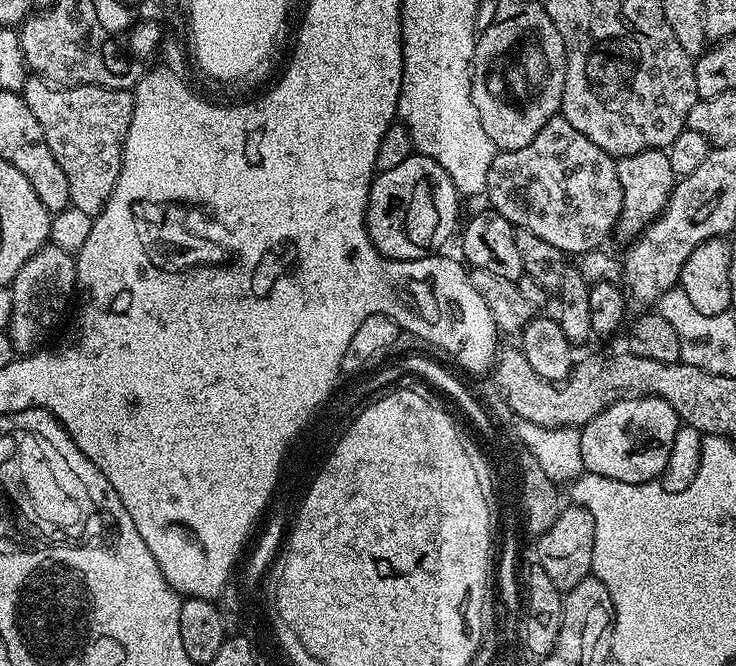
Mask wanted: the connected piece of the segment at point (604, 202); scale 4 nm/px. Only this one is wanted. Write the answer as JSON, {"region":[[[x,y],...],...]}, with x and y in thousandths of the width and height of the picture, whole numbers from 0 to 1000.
{"region":[[[757,171],[747,177],[747,183],[742,183],[742,189],[736,189],[736,195],[731,195],[731,201],[726,201],[726,207],[719,216],[709,219],[709,225],[675,227],[674,236],[668,240],[668,248],[666,249],[660,299],[668,305],[664,306],[667,317],[682,321],[682,327],[692,330],[697,342],[720,345],[720,351],[731,351],[731,357],[739,359],[740,363],[747,363],[747,369],[758,369],[758,375],[764,375],[769,381],[777,381],[777,378],[792,381],[811,377],[819,368],[815,365],[819,363],[821,357],[825,353],[830,353],[845,312],[845,273],[840,267],[837,240],[833,234],[823,225],[807,219],[807,213],[802,213],[802,207],[796,207],[796,201],[785,201],[785,195],[780,195],[780,189],[774,189],[774,183],[769,183],[765,173]]]}

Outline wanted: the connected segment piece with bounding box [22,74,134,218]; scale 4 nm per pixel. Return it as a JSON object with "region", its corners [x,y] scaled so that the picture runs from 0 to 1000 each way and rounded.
{"region":[[[39,113],[31,135],[35,159],[52,177],[60,197],[63,219],[68,219],[68,231],[84,249],[84,261],[90,261],[90,279],[95,279],[96,311],[111,315],[111,321],[130,326],[149,297],[155,279],[160,273],[163,240],[168,236],[168,209],[177,189],[182,144],[178,137],[168,138],[167,131],[135,132],[130,126],[109,126],[105,132],[68,129],[65,122],[53,114]]]}

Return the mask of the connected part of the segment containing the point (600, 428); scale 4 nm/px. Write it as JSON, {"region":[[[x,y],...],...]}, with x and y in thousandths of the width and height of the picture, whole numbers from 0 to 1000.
{"region":[[[864,592],[857,598],[833,602],[800,635],[788,643],[791,694],[795,709],[806,709],[818,718],[834,718],[852,727],[878,727],[901,716],[902,701],[910,688],[910,670],[916,670],[916,652],[927,641],[927,632],[910,604],[890,592]]]}

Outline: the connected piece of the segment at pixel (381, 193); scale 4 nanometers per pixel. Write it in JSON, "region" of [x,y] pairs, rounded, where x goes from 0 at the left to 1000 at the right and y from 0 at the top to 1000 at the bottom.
{"region":[[[561,231],[552,237],[535,255],[515,260],[507,269],[500,287],[500,314],[495,317],[495,341],[505,366],[516,377],[518,384],[533,390],[572,390],[575,384],[588,383],[614,354],[620,342],[620,299],[622,290],[611,261],[584,237]]]}

